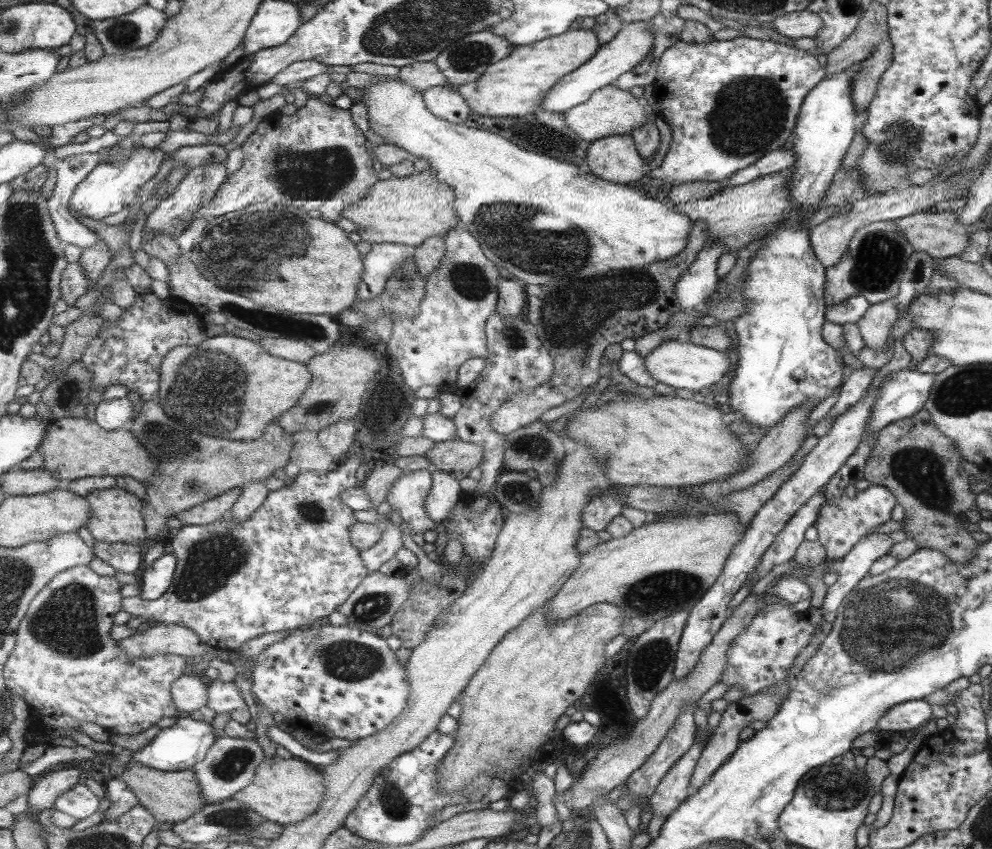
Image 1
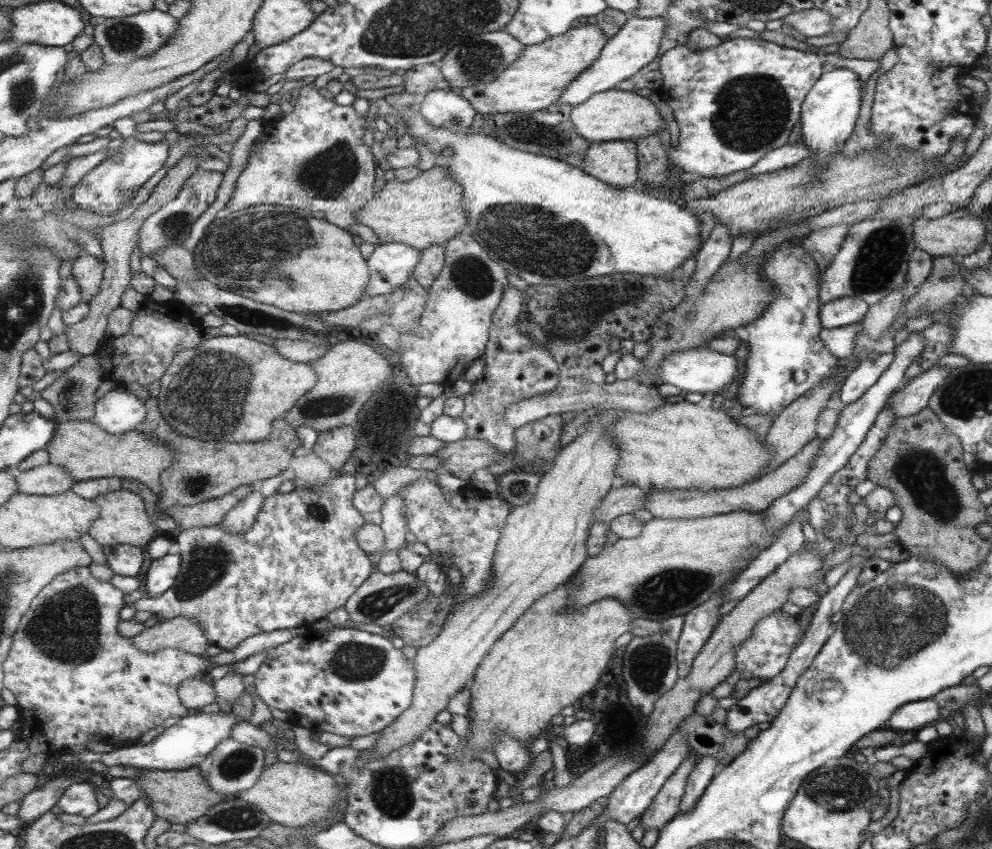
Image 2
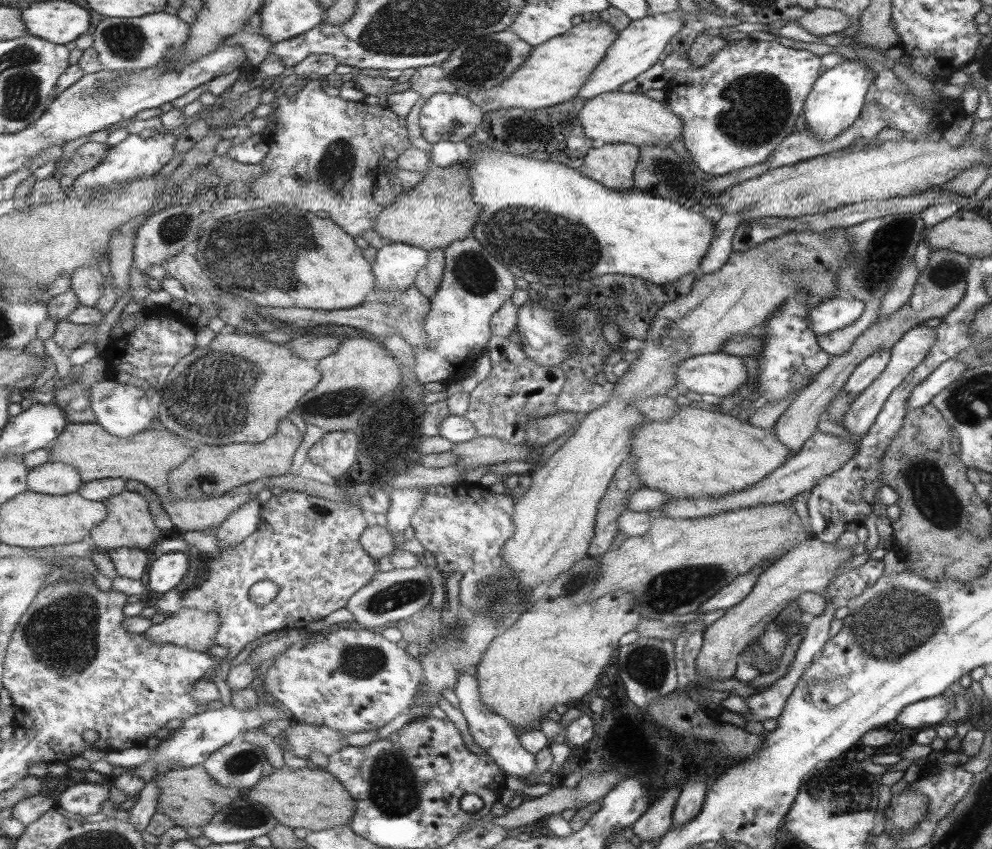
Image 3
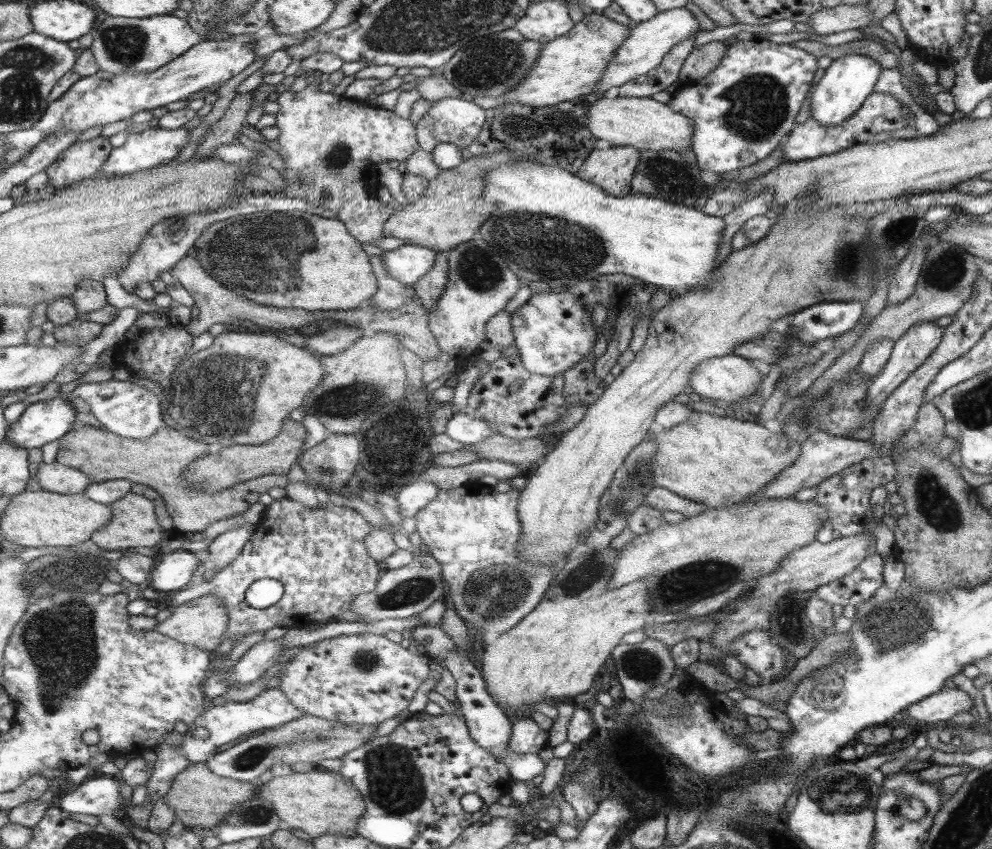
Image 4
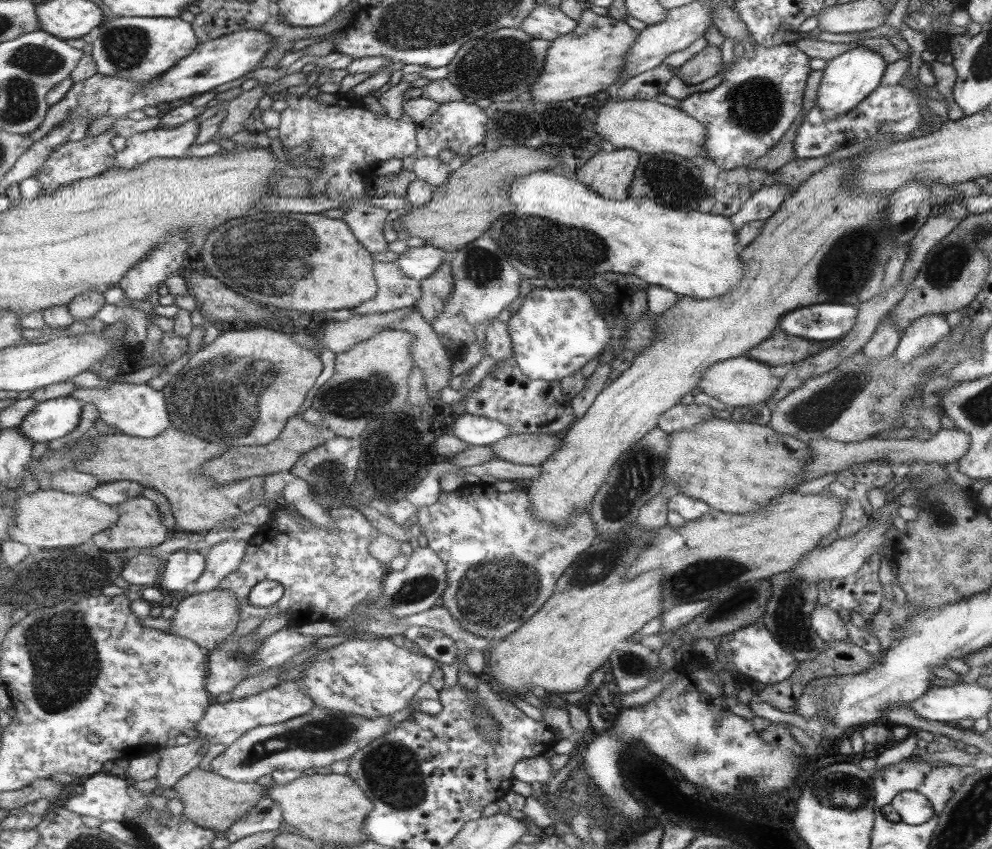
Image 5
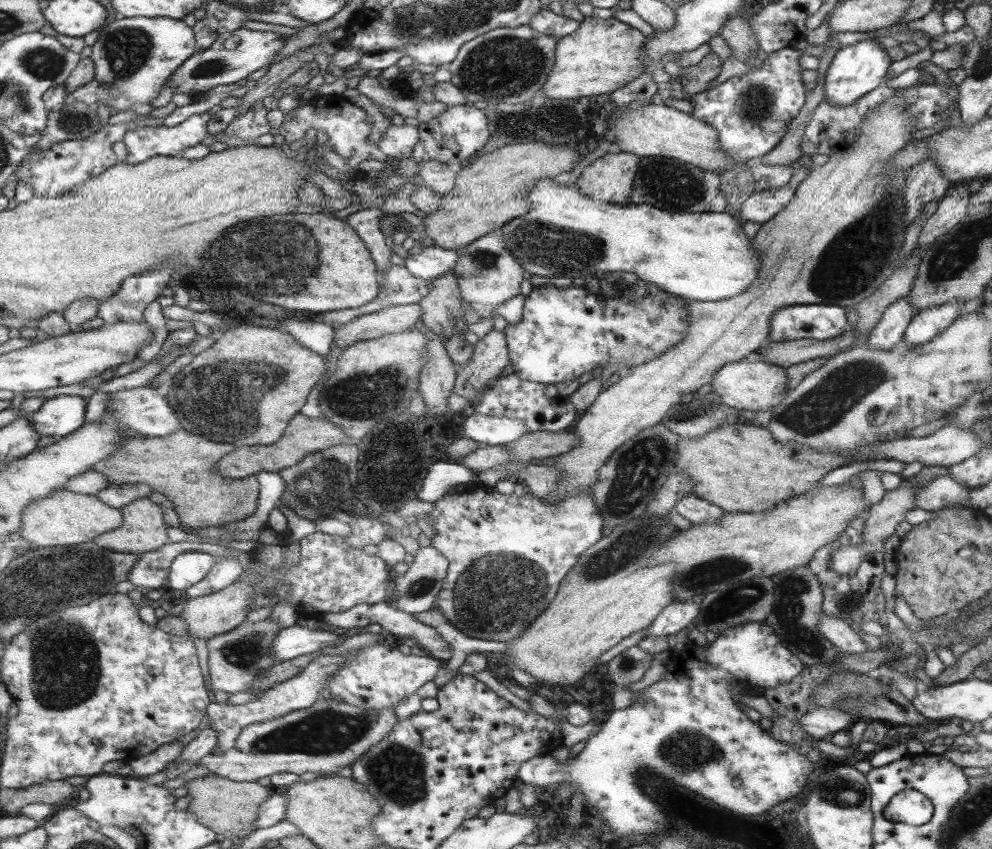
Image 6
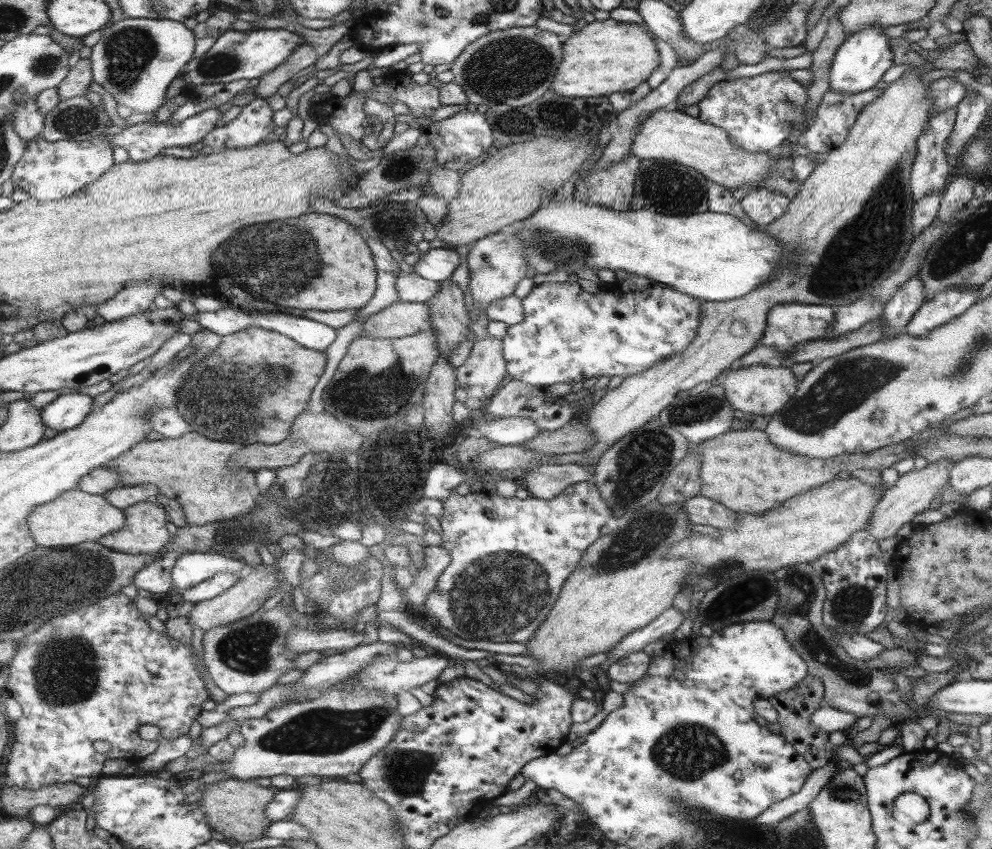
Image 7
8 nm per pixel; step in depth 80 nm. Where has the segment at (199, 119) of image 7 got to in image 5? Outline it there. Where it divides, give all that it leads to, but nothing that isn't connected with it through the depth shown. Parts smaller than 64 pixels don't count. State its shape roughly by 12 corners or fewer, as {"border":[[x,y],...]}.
{"border":[[201,126],[135,133],[113,167],[134,169],[151,159],[183,158]]}

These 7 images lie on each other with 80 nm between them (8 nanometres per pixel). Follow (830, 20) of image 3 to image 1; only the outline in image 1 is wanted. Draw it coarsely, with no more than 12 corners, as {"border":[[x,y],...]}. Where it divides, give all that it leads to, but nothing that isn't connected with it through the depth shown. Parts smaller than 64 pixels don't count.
{"border":[[807,9],[779,16],[774,31],[788,39],[814,38],[822,27]]}

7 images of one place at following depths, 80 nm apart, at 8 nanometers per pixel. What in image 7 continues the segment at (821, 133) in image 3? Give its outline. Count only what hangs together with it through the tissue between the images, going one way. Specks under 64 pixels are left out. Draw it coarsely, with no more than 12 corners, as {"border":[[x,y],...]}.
{"border":[[877,23],[836,48],[829,89],[869,90],[893,64],[891,39]]}

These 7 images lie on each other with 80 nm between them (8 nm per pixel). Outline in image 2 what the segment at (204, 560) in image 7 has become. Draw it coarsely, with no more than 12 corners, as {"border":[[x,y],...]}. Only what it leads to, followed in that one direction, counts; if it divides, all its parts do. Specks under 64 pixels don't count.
{"border":[[177,551],[152,561],[144,594],[157,597],[181,574]]}

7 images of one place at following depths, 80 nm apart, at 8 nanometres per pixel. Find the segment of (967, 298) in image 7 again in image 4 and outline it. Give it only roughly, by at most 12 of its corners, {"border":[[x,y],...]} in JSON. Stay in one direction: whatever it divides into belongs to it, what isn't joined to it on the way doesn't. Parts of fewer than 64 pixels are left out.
{"border":[[933,320],[910,326],[881,372],[868,383],[865,417],[941,341]]}

